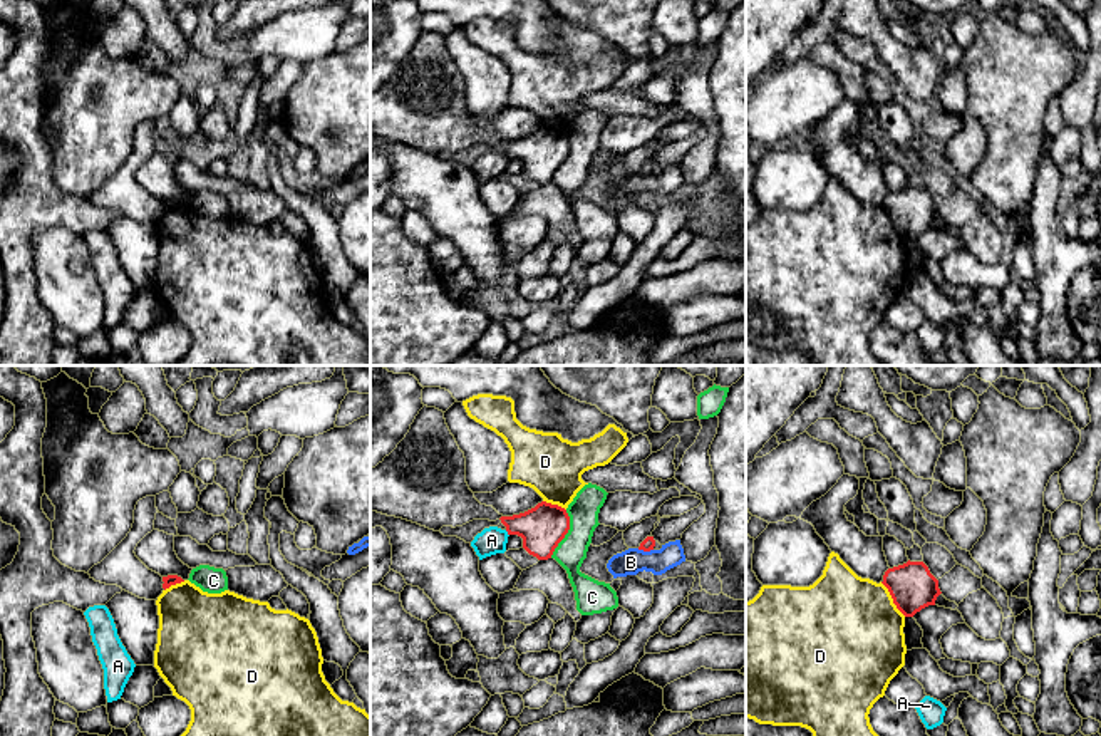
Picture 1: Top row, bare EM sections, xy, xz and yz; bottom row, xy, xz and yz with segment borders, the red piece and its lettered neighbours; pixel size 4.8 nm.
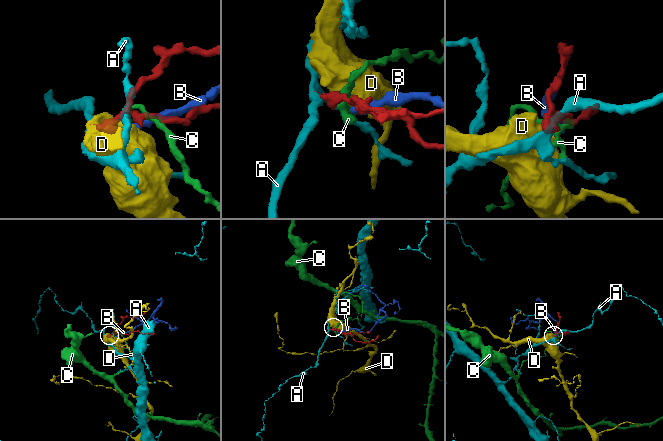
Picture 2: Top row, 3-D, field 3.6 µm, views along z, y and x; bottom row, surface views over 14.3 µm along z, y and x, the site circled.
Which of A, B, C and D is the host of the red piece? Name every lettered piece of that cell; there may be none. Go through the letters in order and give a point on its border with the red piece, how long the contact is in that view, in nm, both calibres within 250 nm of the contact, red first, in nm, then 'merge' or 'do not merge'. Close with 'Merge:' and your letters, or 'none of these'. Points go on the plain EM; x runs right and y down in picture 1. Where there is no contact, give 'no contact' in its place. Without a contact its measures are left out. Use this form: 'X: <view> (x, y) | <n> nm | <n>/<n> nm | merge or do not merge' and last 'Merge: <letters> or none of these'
A: xz (508, 158) | 40 nm | 220/130 nm | do not merge
B: xz (646, 175) | 80 nm | 60/120 nm | do not merge
C: xz (567, 156) | 240 nm | 220/150 nm | do not merge
D: yz (892, 222) | 200 nm | 220/480 nm | do not merge
Merge: none of these

